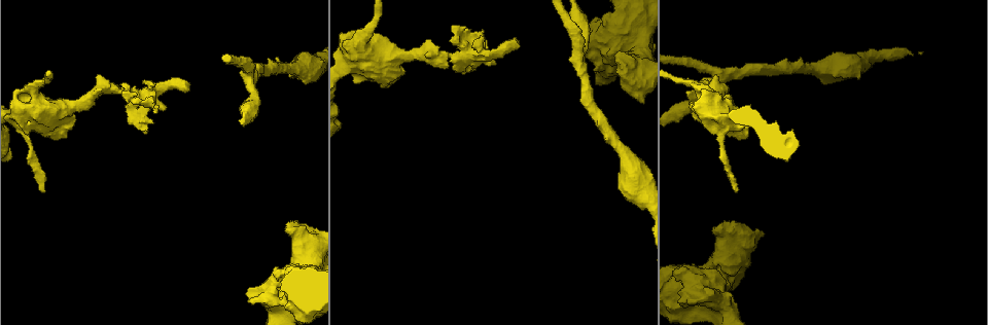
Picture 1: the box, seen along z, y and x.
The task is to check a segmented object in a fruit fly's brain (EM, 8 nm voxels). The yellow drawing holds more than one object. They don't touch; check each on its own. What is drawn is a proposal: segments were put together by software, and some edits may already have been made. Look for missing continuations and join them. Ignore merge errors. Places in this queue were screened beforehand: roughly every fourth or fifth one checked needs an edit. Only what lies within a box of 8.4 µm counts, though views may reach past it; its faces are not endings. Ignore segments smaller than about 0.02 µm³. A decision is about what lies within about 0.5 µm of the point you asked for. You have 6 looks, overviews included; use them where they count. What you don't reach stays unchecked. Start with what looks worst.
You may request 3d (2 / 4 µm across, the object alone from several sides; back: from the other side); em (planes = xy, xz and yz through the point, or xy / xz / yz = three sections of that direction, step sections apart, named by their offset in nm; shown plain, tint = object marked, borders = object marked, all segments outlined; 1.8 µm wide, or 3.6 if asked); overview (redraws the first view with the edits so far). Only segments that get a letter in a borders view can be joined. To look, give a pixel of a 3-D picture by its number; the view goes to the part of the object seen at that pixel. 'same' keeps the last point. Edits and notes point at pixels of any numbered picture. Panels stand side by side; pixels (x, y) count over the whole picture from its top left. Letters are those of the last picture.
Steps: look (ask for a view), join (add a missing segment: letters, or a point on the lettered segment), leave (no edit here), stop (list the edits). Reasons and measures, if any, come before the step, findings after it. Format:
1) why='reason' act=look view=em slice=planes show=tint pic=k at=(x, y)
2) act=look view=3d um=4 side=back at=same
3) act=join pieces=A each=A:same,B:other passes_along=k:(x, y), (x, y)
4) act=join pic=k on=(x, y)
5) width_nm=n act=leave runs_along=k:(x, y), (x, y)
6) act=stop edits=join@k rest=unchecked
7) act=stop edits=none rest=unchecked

why='free end' act=look view=em um=3.6 slice=planes show=borders pic=1 at=(737, 192)

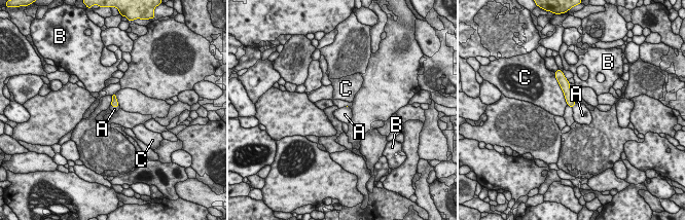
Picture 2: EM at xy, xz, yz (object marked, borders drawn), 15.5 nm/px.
act=join pieces=A each=A:same,B:other,C:other found='it goes on there'

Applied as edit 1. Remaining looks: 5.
why='redraw' act=look view=overview

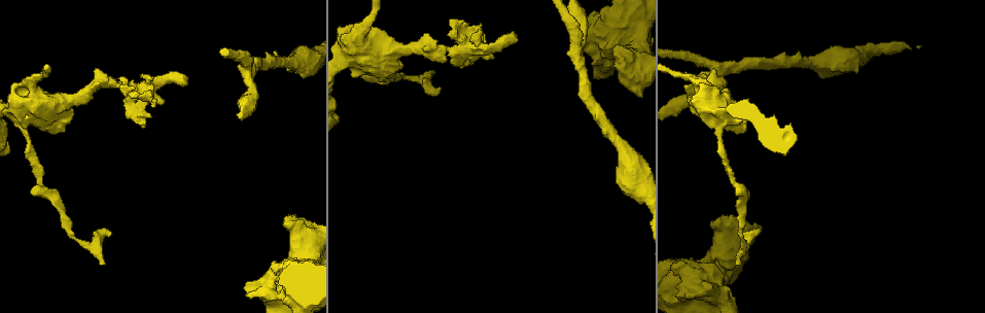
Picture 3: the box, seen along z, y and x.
why='free end' act=look view=3d um=4 pic=3 at=(515, 35)

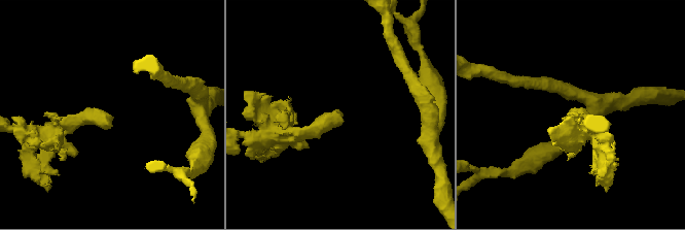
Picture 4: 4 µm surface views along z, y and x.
act=look view=em slice=planes show=tint pic=4 at=(109, 128)

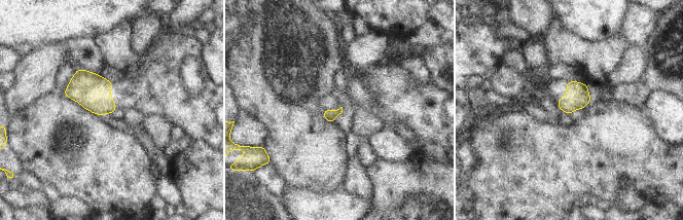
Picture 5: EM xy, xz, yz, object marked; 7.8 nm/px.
act=look view=em slice=planes show=borders at=same

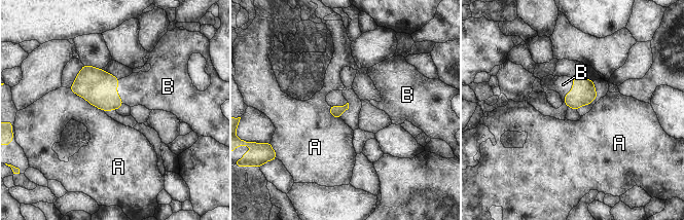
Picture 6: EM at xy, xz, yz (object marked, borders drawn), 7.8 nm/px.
act=join pieces=B each=A:other,B:same passes_along=6:(583, 93), (571, 90), (563, 84) found='it goes on there'

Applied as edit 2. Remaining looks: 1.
act=stop edits=join@2,join@6 rest=unchecked

